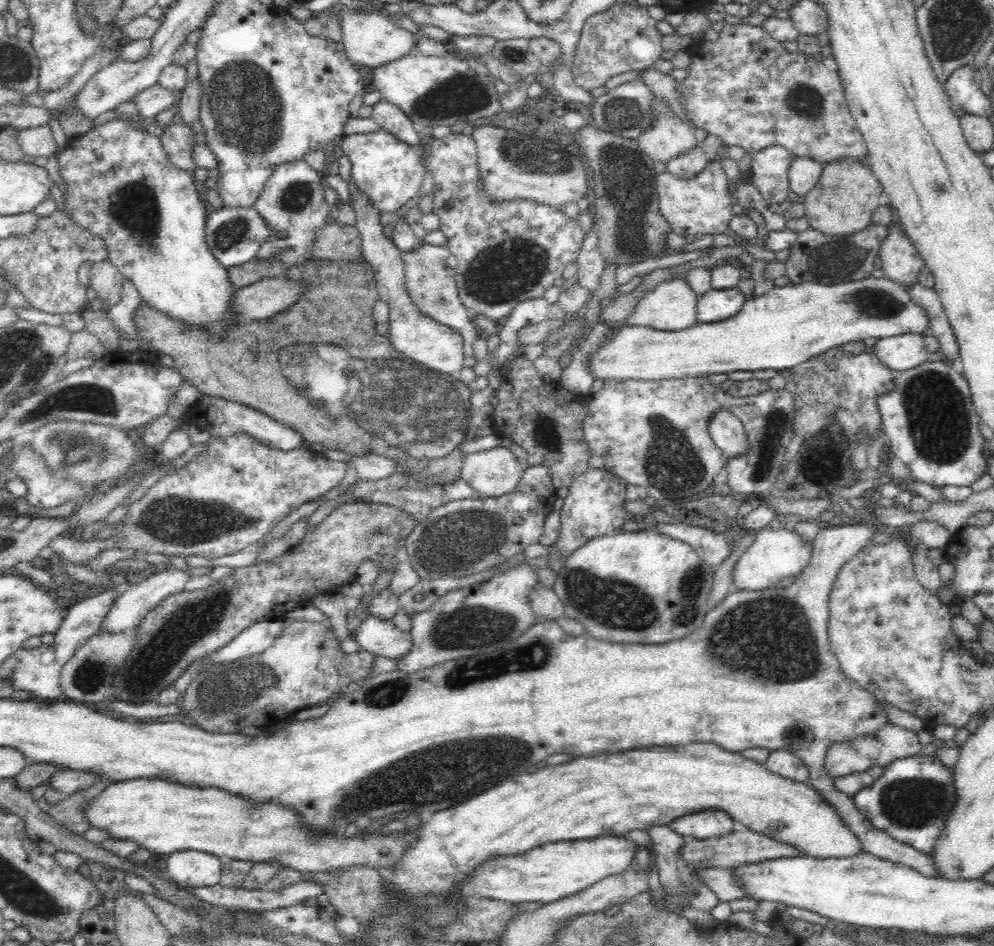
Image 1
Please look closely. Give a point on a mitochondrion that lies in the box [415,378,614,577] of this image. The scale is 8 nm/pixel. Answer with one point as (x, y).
(544, 429)

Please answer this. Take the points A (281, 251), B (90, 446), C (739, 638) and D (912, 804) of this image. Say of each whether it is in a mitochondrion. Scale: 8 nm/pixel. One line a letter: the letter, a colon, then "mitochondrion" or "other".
A: mitochondrion
B: mitochondrion
C: mitochondrion
D: mitochondrion

